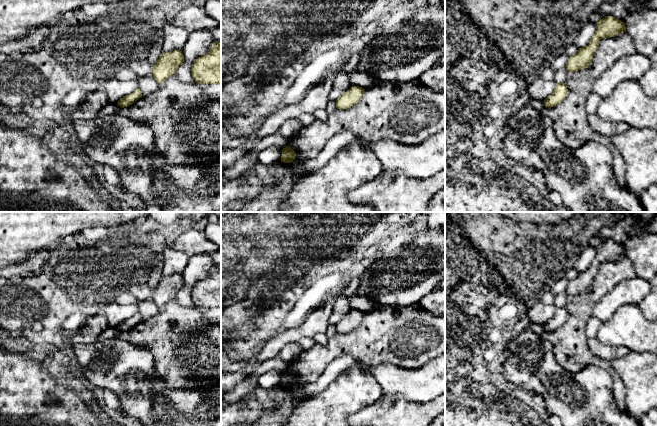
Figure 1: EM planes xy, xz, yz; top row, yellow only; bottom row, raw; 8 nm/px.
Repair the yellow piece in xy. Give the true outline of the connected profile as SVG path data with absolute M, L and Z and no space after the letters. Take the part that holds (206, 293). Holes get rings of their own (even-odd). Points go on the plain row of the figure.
M215 265L210 275L197 282L191 290L191 298L199 308L221 308L221 268Z

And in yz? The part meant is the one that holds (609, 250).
M606 240L596 247L596 255L586 271L579 272L578 276L568 282L565 290L567 296L577 296L588 291L598 272L601 263L615 261L627 256L625 247L613 240Z

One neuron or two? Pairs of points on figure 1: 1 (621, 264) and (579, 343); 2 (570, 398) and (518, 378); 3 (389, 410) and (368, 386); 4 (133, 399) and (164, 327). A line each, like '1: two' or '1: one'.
1: one
2: one
3: two
4: two

